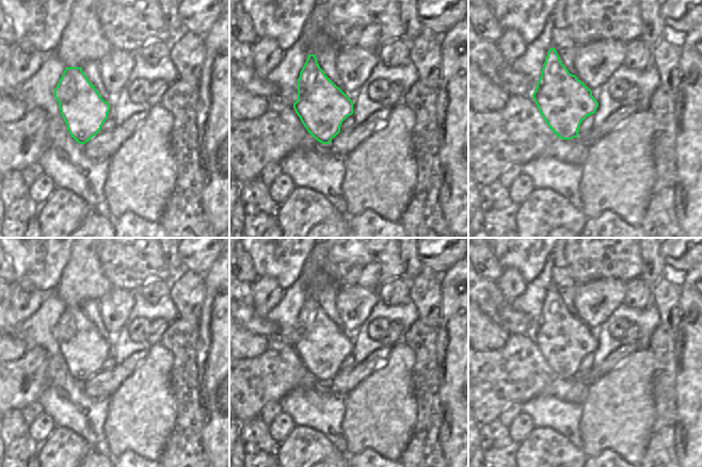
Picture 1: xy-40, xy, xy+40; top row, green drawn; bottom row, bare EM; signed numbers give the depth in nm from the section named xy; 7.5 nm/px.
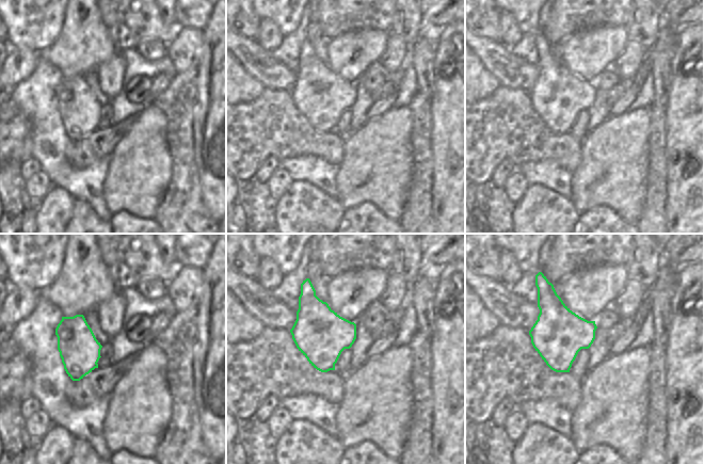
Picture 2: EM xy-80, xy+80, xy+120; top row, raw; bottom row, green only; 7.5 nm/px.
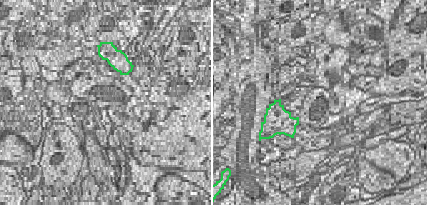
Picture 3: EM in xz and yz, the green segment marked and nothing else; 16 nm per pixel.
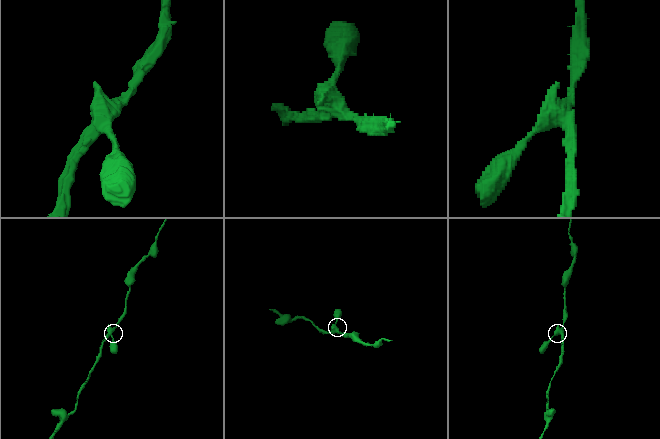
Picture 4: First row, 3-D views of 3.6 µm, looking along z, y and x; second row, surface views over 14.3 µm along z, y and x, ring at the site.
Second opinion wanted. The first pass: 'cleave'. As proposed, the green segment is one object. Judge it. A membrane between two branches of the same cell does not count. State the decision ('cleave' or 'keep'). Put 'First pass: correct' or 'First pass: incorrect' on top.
First pass: correct
cleave

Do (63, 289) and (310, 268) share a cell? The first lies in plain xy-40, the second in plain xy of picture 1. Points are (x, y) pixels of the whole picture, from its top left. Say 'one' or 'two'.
one

